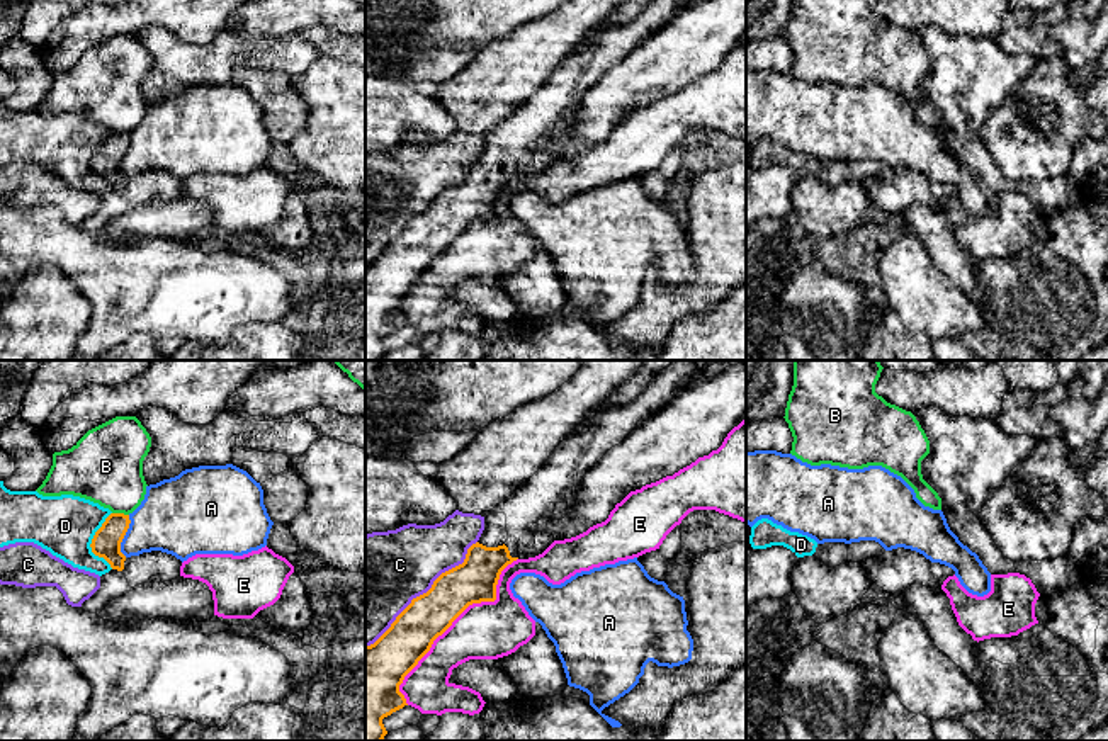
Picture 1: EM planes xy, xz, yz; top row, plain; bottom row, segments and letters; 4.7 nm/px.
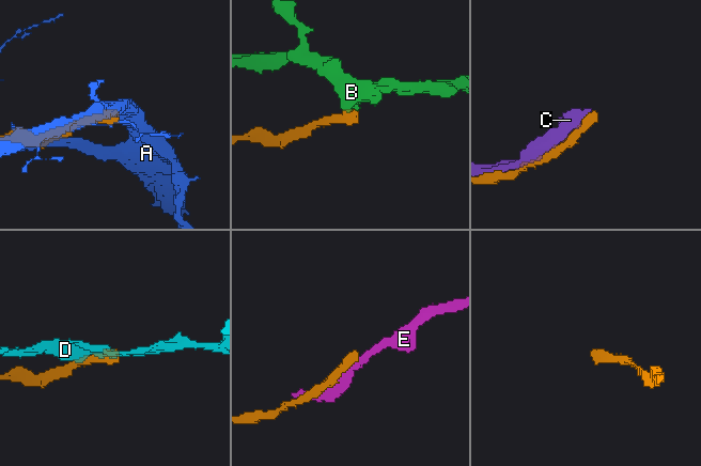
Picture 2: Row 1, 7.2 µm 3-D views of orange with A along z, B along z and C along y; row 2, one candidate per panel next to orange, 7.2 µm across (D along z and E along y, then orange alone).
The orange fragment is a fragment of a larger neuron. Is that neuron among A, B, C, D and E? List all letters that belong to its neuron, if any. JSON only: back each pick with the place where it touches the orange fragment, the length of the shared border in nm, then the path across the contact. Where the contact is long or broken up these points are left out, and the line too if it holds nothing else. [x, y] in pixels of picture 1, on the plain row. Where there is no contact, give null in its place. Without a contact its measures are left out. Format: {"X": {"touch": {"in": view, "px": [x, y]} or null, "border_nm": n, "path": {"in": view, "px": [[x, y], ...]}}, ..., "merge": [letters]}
{"merge": []}

